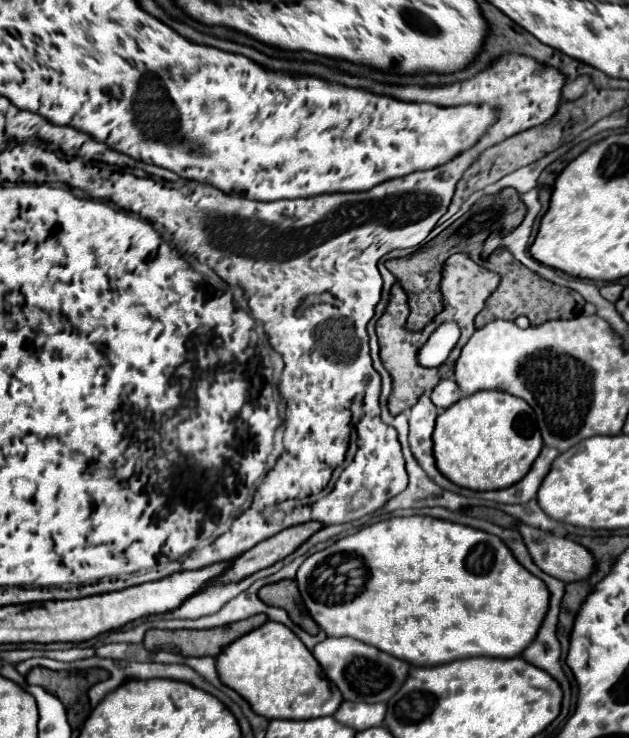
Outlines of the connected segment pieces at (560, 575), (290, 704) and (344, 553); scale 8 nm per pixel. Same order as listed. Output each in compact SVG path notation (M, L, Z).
M518 525L518 531L524 537L524 543L534 559L534 563L548 575L572 583L572 581L582 581L594 573L594 557L592 553L566 539L566 537L556 537L552 533L540 531L536 527Z
M268 621L264 627L230 643L218 657L216 667L224 685L238 691L252 709L266 719L316 719L334 715L344 697L326 679L312 651L282 623Z
M394 517L348 535L310 555L298 569L298 589L328 637L354 637L416 667L444 665L464 657L518 657L548 613L548 587L524 571L496 535L434 517Z

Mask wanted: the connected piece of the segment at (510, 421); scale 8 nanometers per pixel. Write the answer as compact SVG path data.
M480 391L444 409L432 435L434 459L452 483L472 489L504 489L520 481L542 449L542 437L532 407L504 391Z

